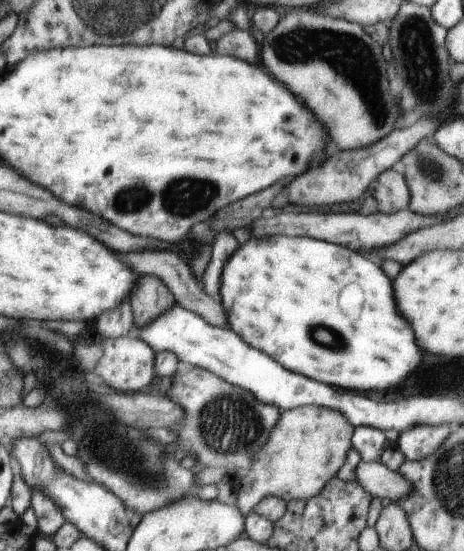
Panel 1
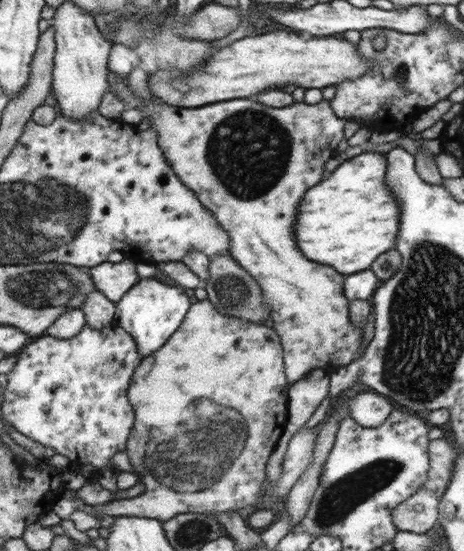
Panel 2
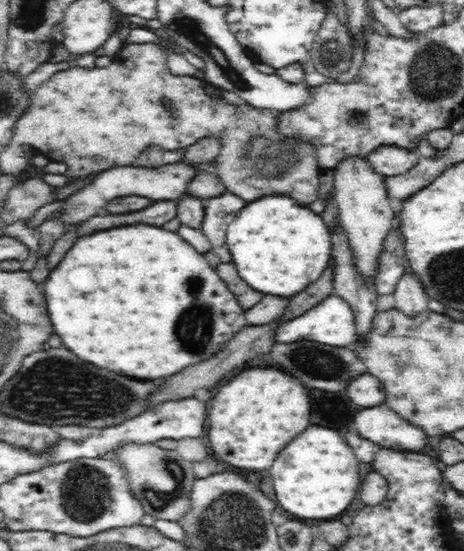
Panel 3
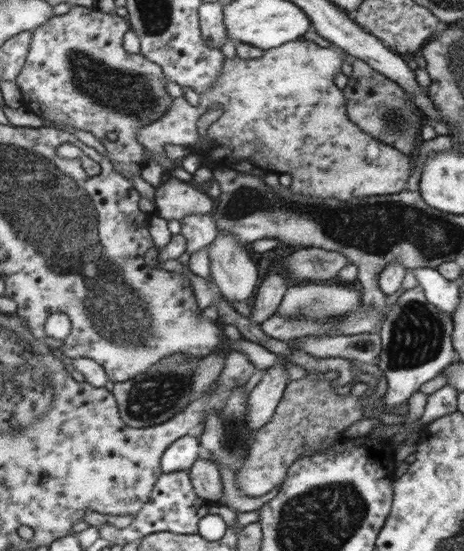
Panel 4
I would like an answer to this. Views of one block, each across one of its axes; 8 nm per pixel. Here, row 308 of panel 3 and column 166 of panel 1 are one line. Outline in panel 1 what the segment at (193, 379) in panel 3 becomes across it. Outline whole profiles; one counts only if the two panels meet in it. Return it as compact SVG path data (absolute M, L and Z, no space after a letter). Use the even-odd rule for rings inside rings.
M154 275L139 276L138 286L129 301L133 308L134 328L148 324L176 303L170 289Z

